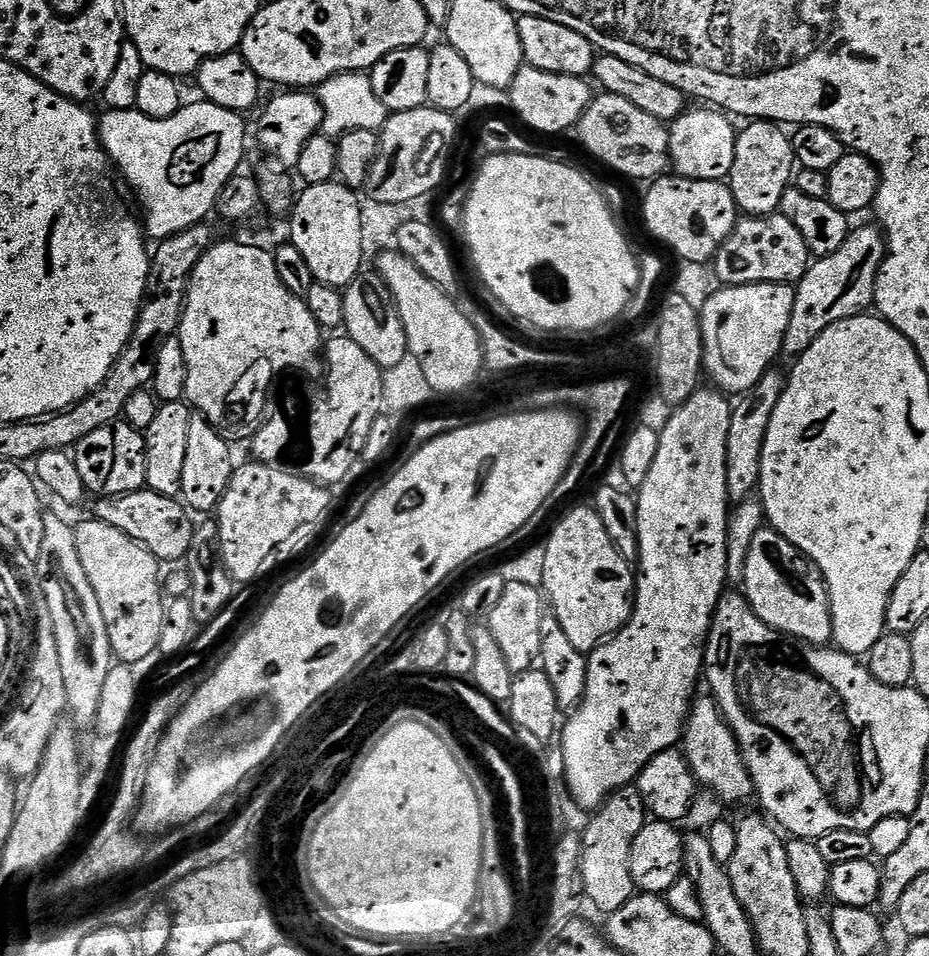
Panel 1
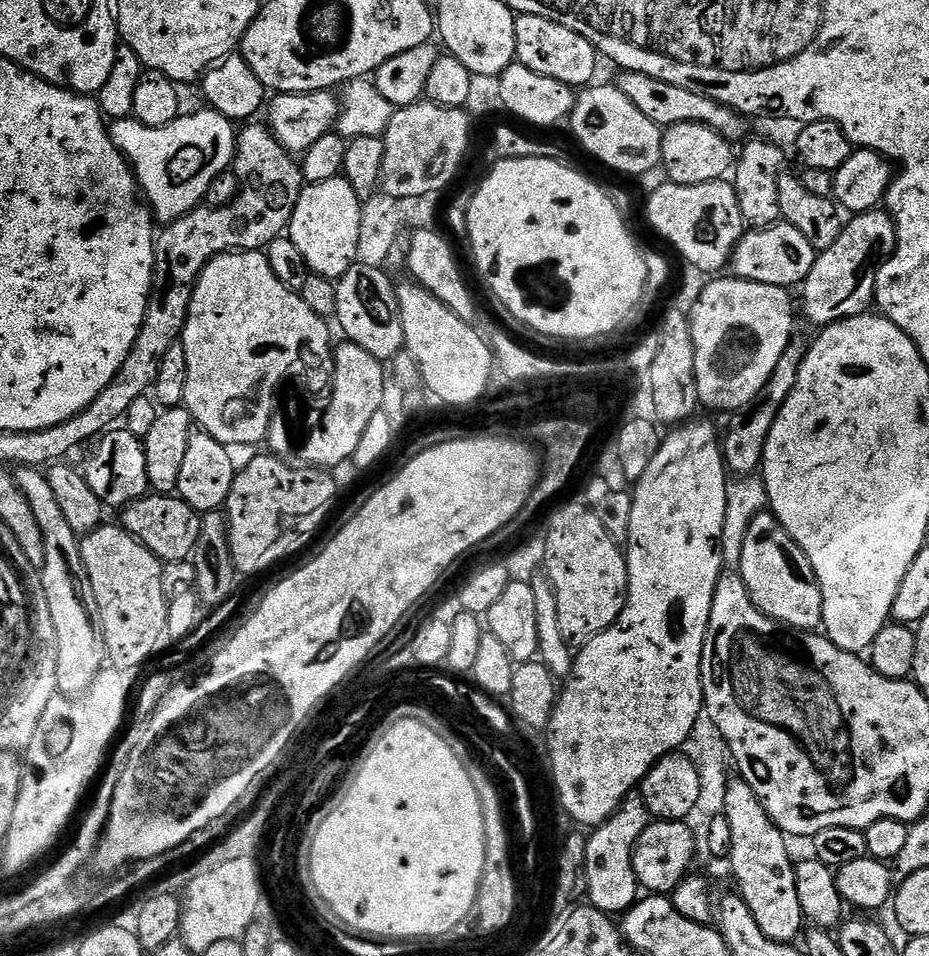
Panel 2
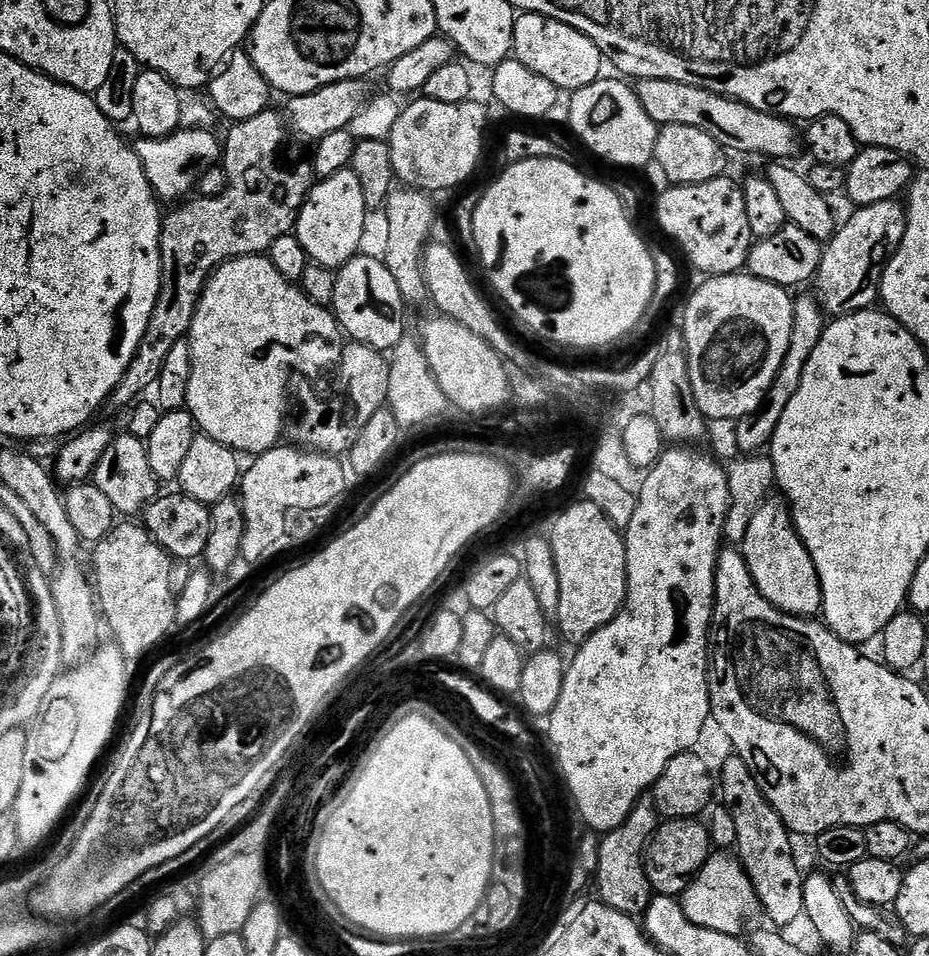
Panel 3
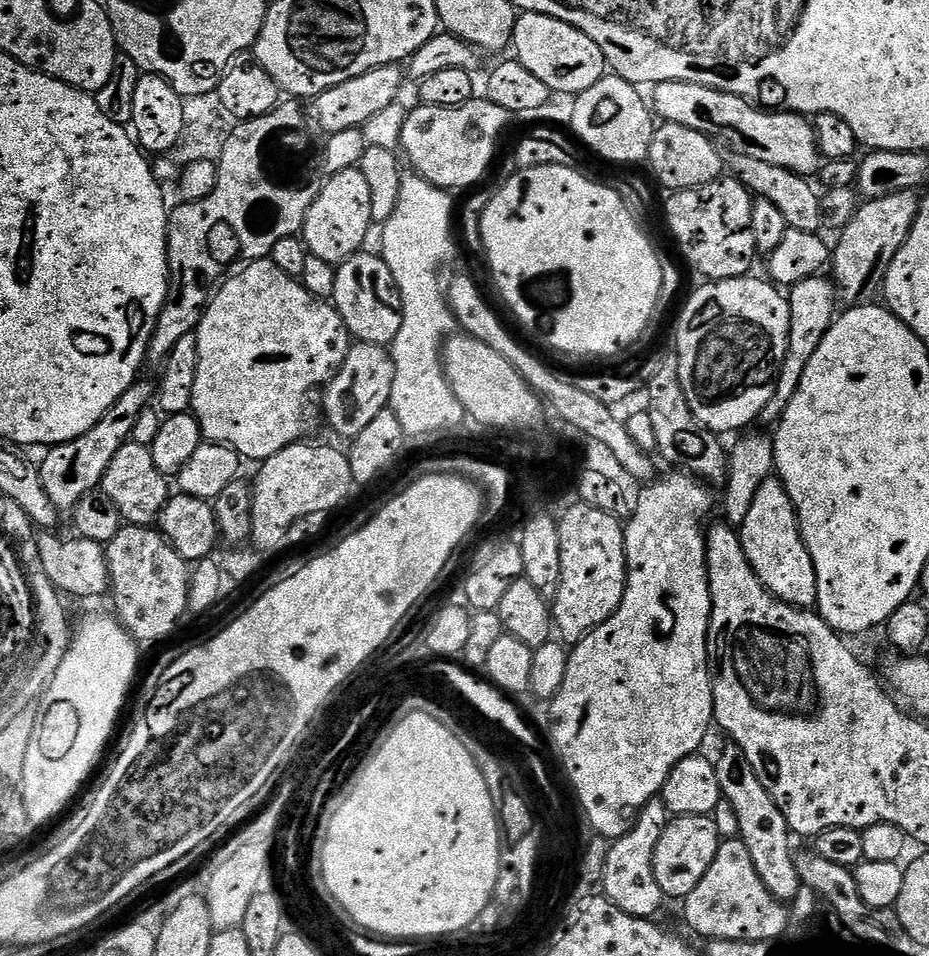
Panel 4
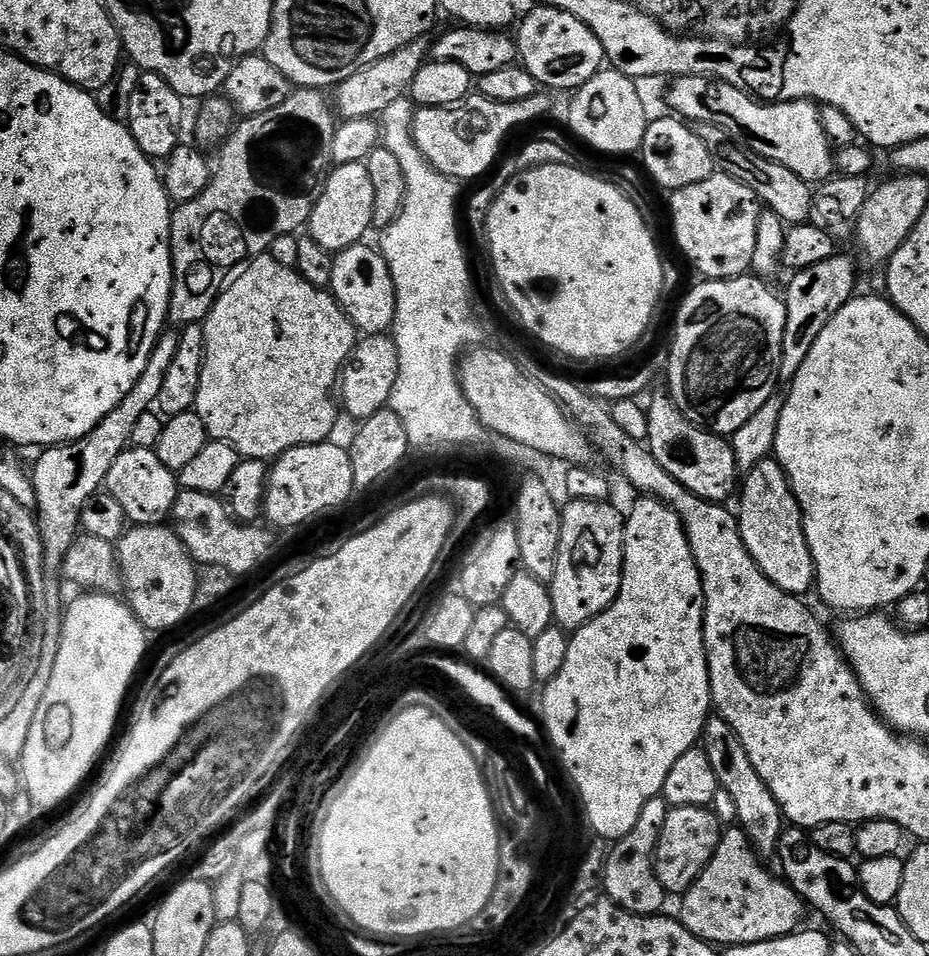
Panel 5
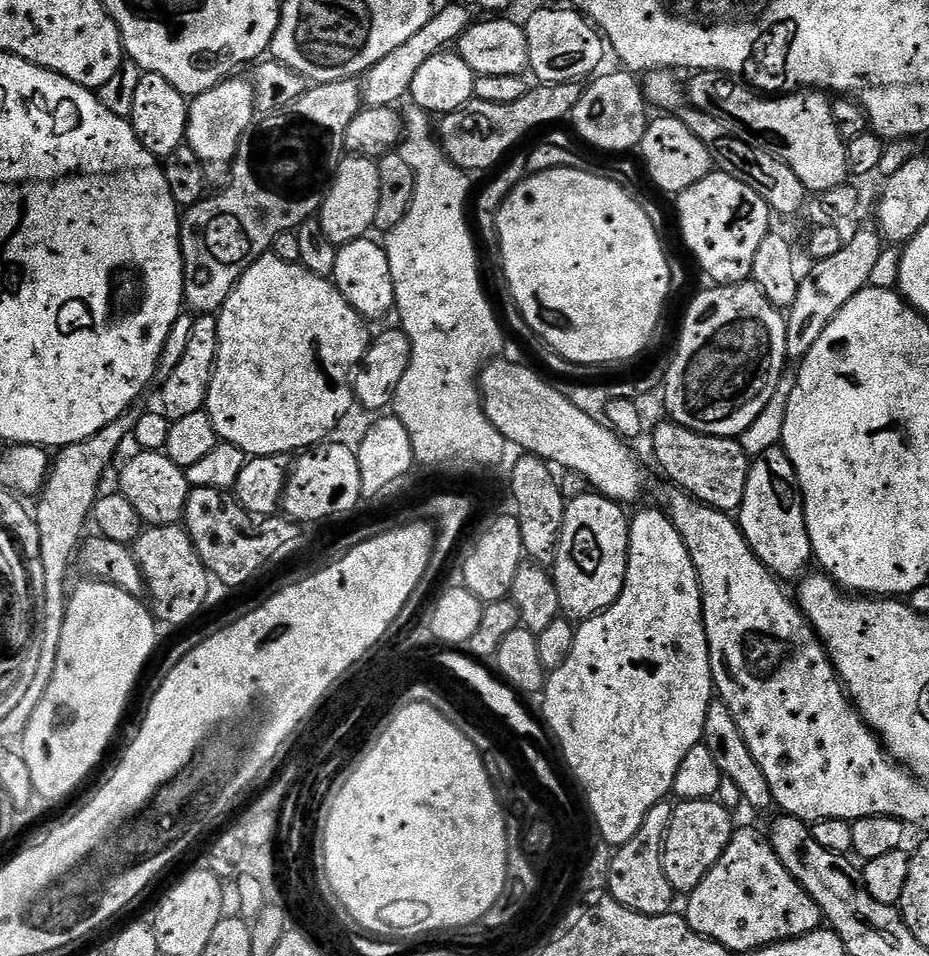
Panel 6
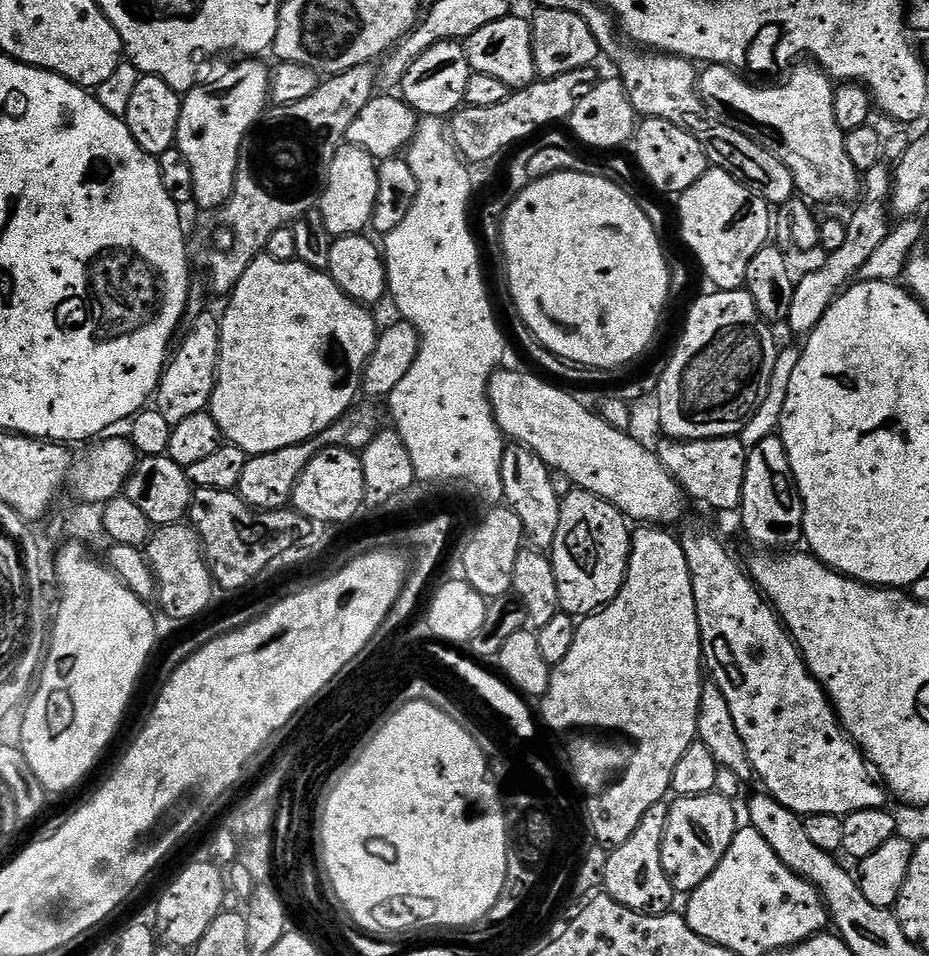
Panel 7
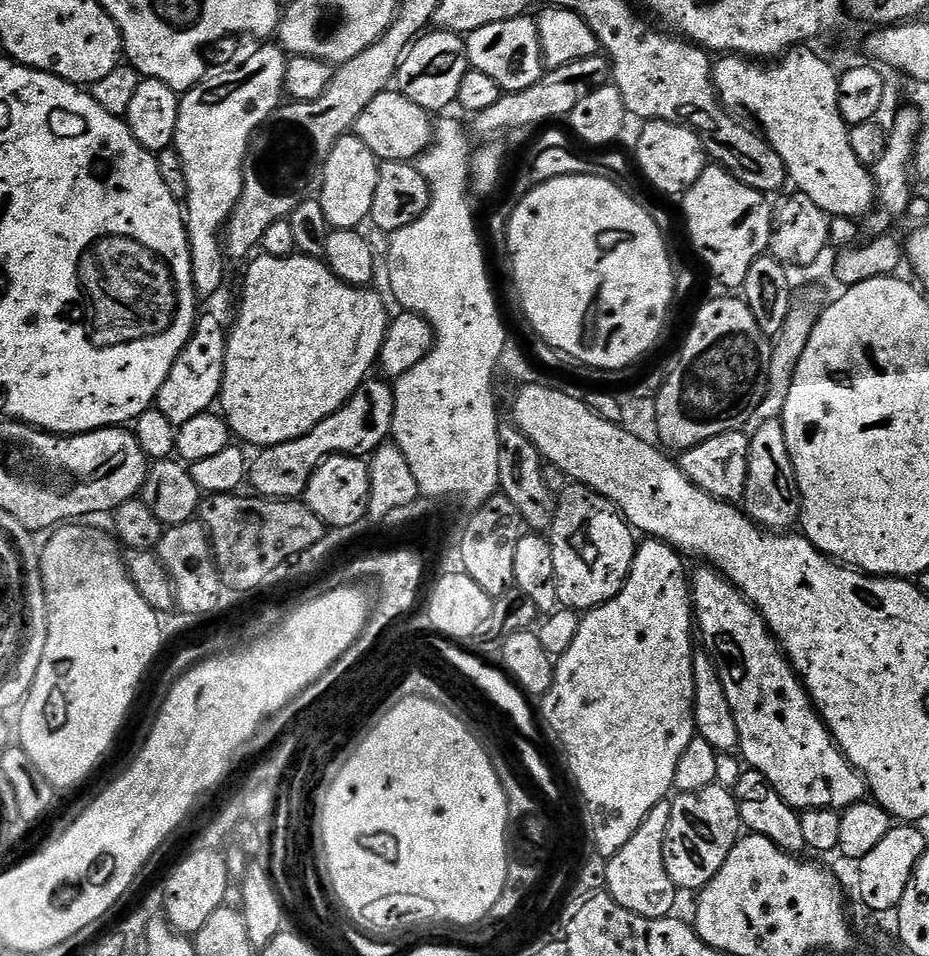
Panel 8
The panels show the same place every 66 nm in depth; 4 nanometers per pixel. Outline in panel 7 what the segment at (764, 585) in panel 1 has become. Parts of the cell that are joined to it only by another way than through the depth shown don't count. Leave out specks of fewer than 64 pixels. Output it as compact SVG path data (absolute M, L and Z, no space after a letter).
M779 435L762 438L749 451L738 516L744 519L745 534L761 549L792 550L804 540L804 503Z

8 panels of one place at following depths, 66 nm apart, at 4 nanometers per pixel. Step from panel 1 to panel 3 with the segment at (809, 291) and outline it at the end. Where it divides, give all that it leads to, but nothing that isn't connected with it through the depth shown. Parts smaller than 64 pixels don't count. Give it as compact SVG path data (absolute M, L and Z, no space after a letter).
M899 199L874 202L874 206L857 207L855 211L827 241L820 257L820 270L814 277L814 284L820 287L820 306L832 318L863 312L877 303L884 265L900 249L908 225L908 213Z

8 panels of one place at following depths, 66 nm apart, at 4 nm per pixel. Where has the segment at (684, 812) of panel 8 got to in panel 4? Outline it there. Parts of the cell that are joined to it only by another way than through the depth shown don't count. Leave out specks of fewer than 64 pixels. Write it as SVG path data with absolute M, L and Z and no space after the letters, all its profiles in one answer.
M678 816L669 819L654 850L654 878L658 878L658 886L665 897L672 899L673 896L680 902L692 893L694 886L702 882L706 870L710 870L710 862L714 862L714 854L718 854L721 839L718 826L711 816Z

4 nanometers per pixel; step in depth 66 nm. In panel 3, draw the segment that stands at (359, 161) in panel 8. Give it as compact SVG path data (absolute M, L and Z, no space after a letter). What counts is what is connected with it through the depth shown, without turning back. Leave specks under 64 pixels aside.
M346 167L313 183L306 202L296 215L294 234L298 242L302 242L311 263L339 270L361 251L368 216L370 210L366 206L366 194L362 194L362 182L358 182L358 174L354 174L351 167Z

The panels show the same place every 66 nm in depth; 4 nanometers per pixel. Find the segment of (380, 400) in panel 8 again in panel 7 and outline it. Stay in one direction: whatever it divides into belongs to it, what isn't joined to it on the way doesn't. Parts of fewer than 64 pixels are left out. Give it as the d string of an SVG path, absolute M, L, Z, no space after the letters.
M364 412L361 416L352 414L343 422L327 428L322 435L314 440L307 440L304 444L286 446L282 450L274 450L270 454L249 456L246 470L242 470L238 494L251 508L257 508L260 512L287 508L292 499L294 486L298 482L298 478L302 478L302 470L306 470L306 466L314 458L314 454L318 454L321 448L339 446L362 450L375 438L377 431L378 425L370 413Z

